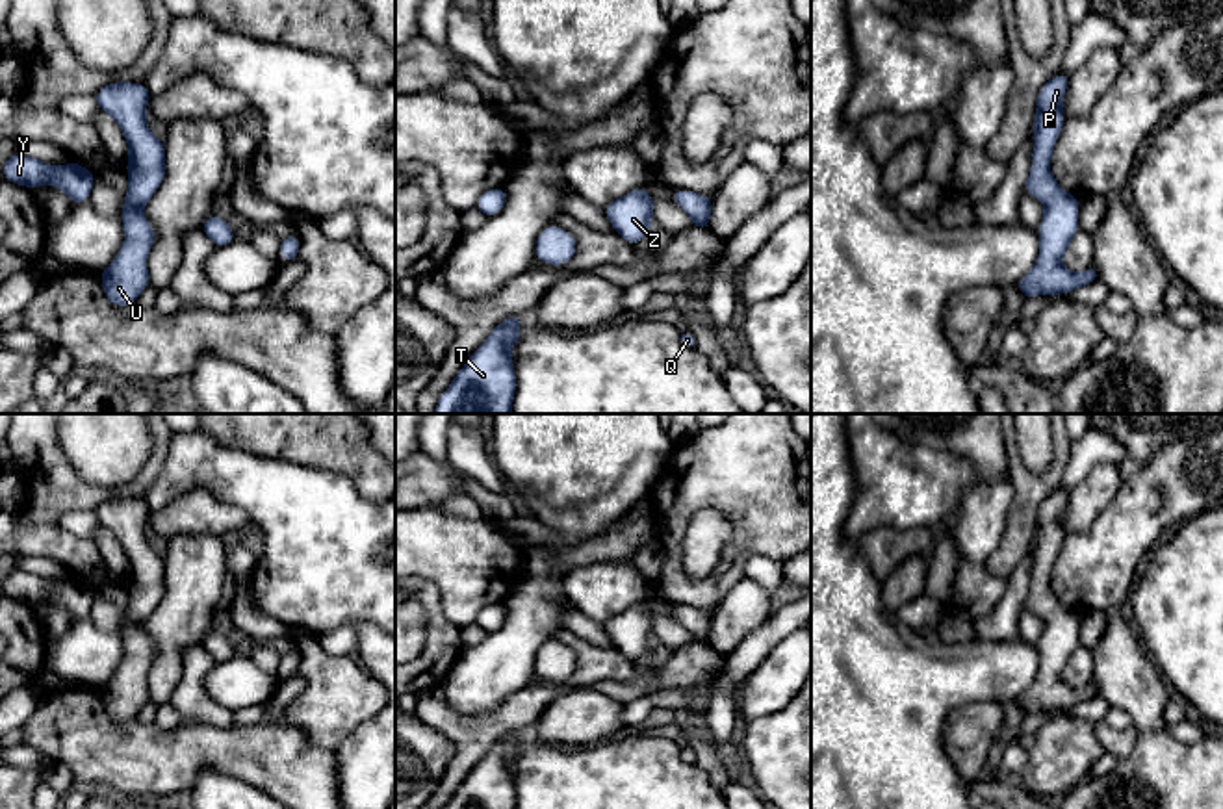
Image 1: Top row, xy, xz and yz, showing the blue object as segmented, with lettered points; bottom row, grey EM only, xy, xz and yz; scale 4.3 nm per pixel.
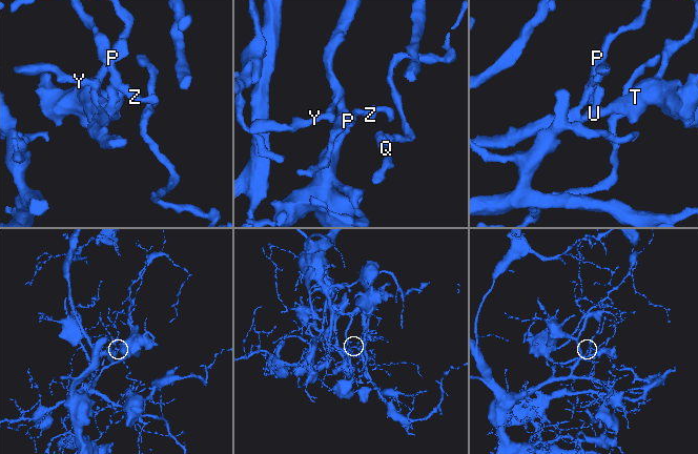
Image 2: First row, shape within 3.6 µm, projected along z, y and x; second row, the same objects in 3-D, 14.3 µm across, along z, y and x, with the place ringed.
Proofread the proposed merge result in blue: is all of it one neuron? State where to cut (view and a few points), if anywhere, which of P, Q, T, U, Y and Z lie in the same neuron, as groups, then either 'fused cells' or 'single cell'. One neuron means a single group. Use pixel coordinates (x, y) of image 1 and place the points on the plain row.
no cut; P Q T U Y Z; single cell

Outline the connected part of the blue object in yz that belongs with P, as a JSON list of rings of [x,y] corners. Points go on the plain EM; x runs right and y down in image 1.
[[[1058,488],[1037,508],[1032,583],[1024,607],[1045,622],[1045,629],[1037,646],[1037,677],[1015,701],[1024,714],[1036,711],[1065,711],[1099,696],[1095,681],[1082,688],[1071,688],[1062,679],[1078,646],[1078,612],[1063,607],[1050,588],[1054,560],[1067,534],[1062,516],[1069,494]]]

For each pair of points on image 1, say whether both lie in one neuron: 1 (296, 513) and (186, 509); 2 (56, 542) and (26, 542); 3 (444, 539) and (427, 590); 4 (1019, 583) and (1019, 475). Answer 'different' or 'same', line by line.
1: different
2: same
3: different
4: different

